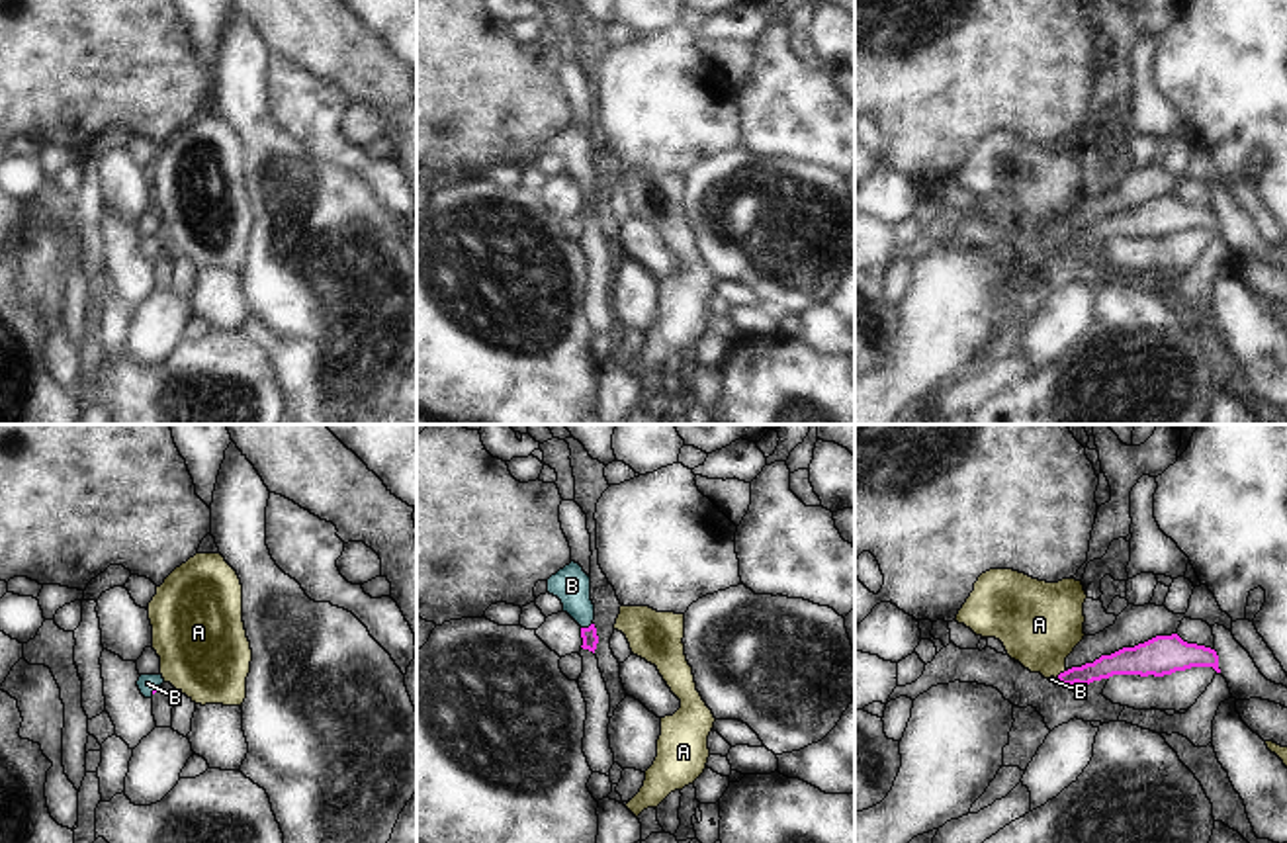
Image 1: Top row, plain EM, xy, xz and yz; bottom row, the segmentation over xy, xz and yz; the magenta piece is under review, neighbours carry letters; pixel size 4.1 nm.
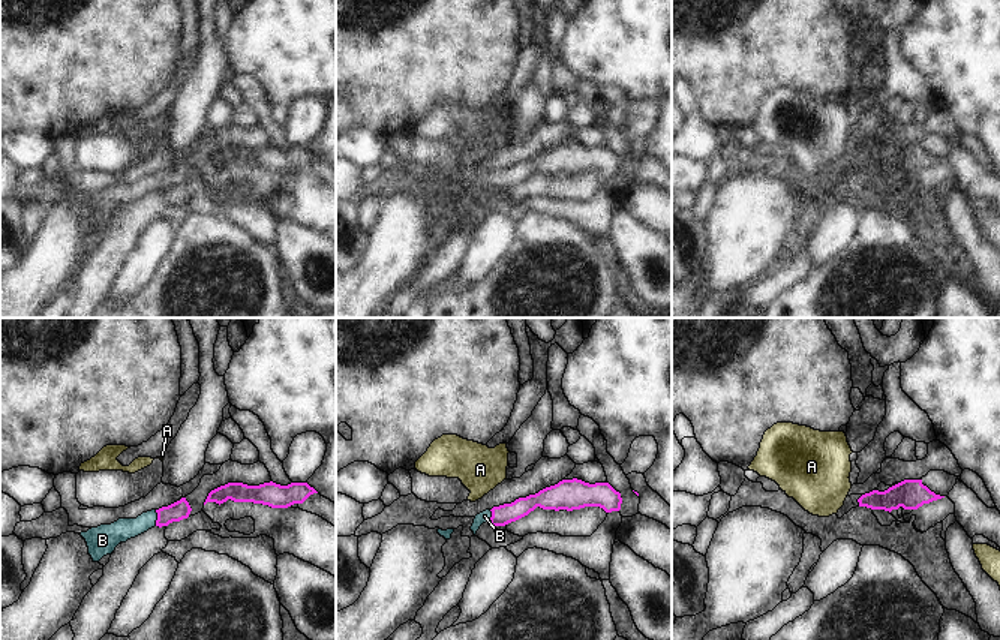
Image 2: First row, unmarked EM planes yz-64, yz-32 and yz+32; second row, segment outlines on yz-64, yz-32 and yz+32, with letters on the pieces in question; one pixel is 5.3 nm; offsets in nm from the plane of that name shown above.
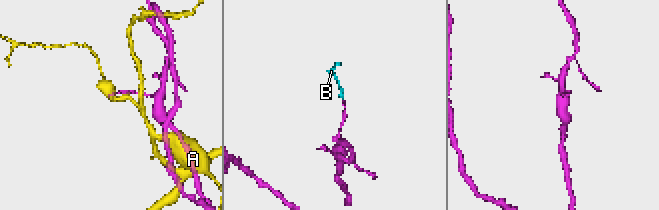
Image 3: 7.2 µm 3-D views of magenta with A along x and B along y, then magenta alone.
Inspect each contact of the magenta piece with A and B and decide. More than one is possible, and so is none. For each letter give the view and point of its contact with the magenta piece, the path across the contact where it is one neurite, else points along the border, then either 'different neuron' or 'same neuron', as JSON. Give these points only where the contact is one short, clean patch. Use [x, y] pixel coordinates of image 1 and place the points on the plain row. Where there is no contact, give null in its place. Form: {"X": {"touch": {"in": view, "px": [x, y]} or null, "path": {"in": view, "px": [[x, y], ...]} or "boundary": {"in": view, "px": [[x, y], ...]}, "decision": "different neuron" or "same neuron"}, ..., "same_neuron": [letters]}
{"A": {"touch": {"in": "yz", "px": [1065, 233]}, "decision": "different neuron"}, "B": {"touch": {"in": "xz", "px": [585, 190]}, "path": {"in": "xz", "px": [[589, 198], [585, 190], [585, 180], [572, 147]]}, "decision": "same neuron"}, "same_neuron": ["B"]}

